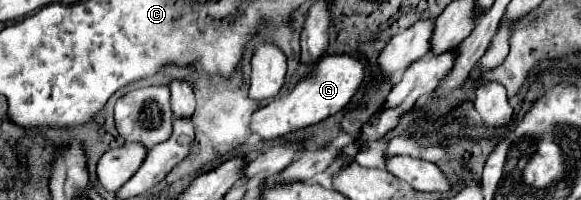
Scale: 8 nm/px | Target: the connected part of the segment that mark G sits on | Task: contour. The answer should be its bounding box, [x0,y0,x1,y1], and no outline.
[251,55,365,139]

